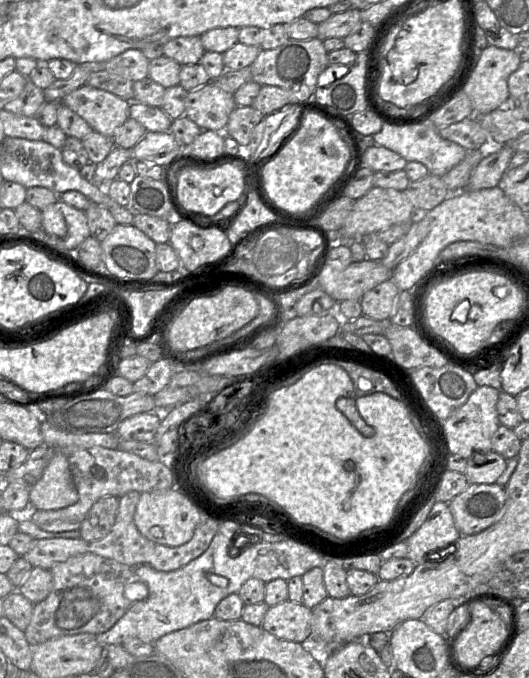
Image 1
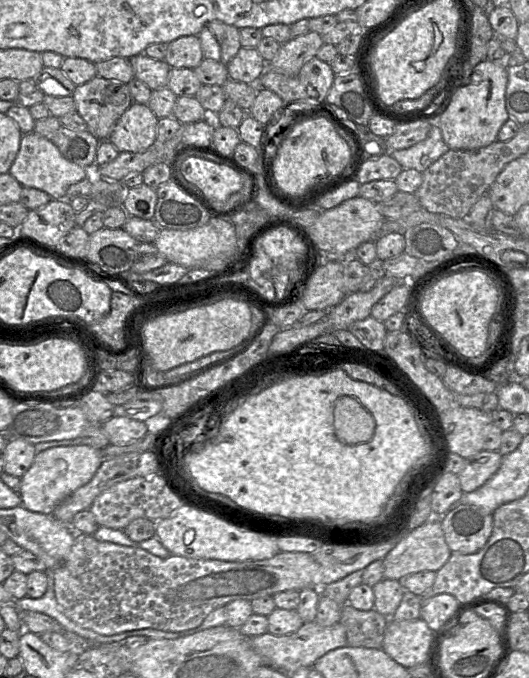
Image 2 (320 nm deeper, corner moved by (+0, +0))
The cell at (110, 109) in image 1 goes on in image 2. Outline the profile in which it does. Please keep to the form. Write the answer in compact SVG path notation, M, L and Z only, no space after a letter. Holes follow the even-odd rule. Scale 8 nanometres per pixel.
M132 103L109 136L119 152L143 152L156 140L157 116L147 104Z

